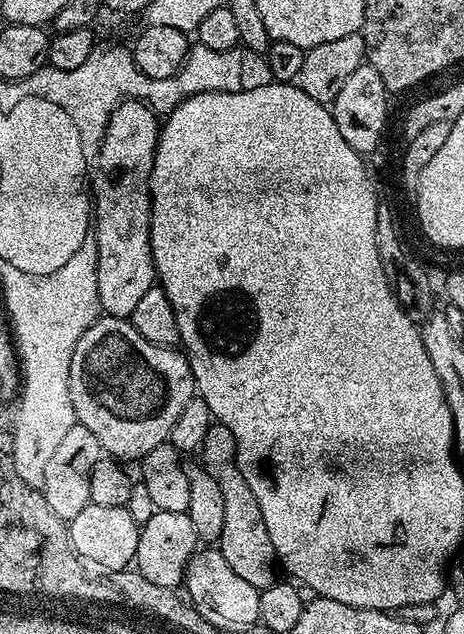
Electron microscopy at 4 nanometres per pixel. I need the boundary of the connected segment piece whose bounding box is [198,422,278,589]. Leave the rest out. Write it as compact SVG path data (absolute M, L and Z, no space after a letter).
M214 422L210 430L206 430L206 438L198 449L202 457L204 468L218 482L218 490L222 490L224 497L222 503L226 506L222 534L218 541L218 547L222 558L232 569L234 574L240 575L250 586L255 588L269 588L271 584L277 583L278 561L274 542L270 542L270 534L266 530L266 521L262 519L262 509L258 507L258 498L250 494L250 486L246 486L246 478L236 465L236 439L226 426Z

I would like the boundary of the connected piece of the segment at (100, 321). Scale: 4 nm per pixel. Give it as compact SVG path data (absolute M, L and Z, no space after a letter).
M101 315L86 330L86 334L78 338L70 358L68 385L77 424L86 426L86 430L98 438L101 449L121 462L143 461L150 450L165 443L174 430L174 422L178 422L182 410L186 410L186 402L197 395L194 374L183 351L176 346L155 344L142 338L131 319L118 316Z

